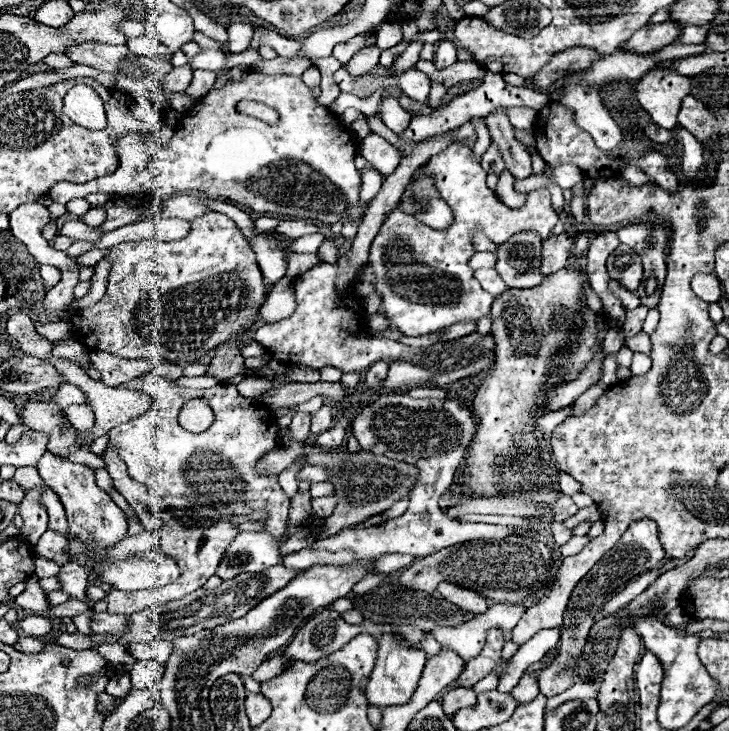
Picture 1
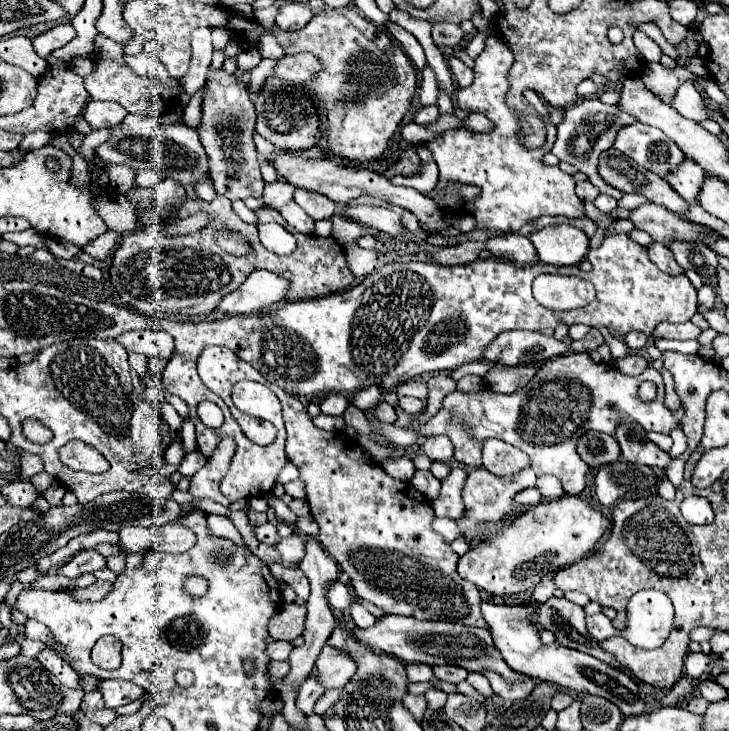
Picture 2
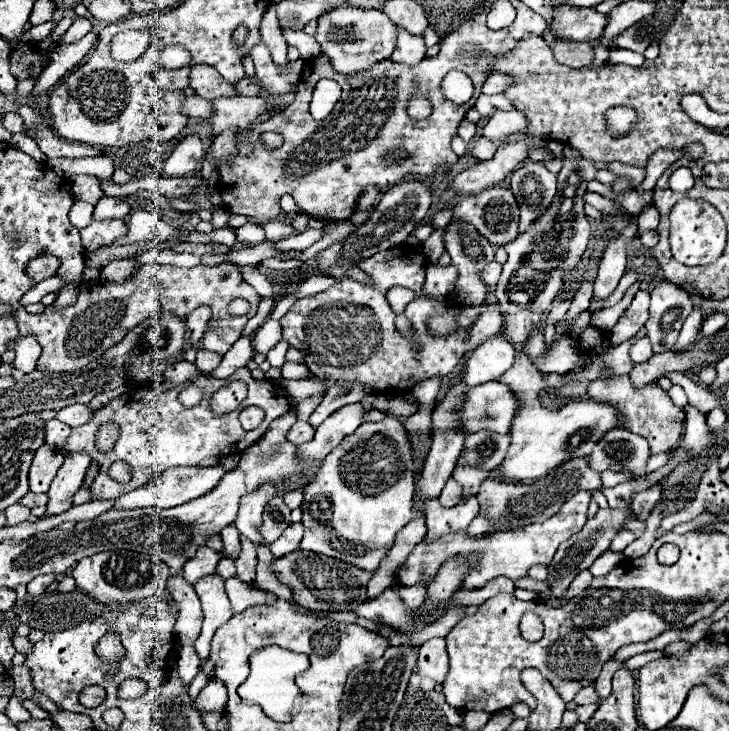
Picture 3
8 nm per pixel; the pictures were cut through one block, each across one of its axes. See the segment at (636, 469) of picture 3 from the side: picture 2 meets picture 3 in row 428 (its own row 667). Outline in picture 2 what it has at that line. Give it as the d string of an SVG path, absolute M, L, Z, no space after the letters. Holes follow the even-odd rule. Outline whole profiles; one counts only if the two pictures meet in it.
M552 596L548 602L536 606L536 614L538 614L536 622L542 628L550 628L556 632L558 644L582 650L582 652L602 660L604 664L622 670L616 656L602 650L600 644L592 636L588 636L586 614L584 614L582 606L568 602L566 598L554 598Z

